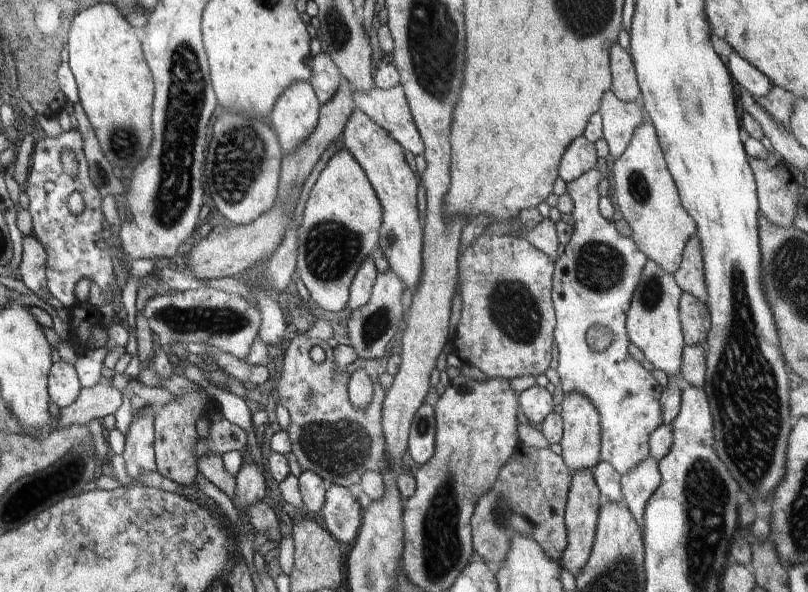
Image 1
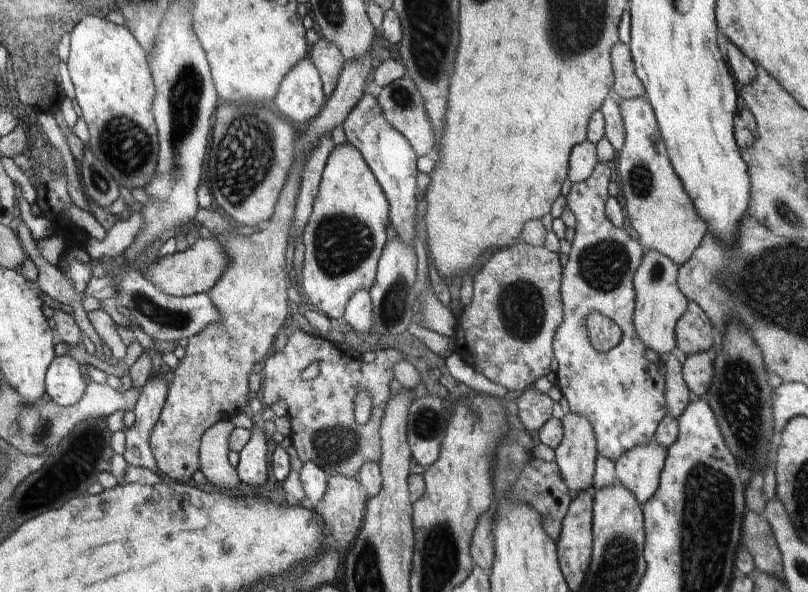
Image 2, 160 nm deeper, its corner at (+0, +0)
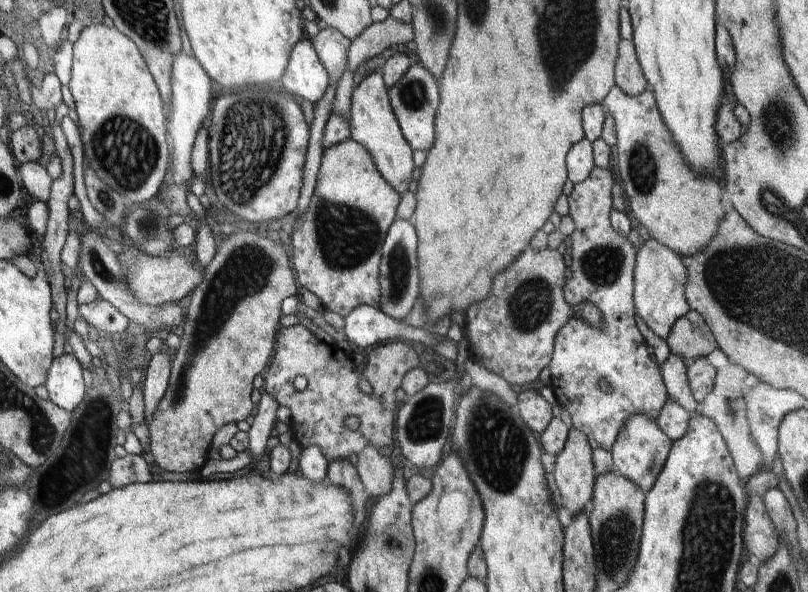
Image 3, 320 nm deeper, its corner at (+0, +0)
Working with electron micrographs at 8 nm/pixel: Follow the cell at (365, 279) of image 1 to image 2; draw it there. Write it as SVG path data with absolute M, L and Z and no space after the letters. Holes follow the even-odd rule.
M358 290L350 296L345 307L344 320L352 327L356 334L370 334L372 328L373 305L368 290Z

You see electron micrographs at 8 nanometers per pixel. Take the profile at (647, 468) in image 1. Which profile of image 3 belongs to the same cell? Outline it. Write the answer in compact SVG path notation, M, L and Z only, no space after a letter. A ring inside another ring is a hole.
M632 414L626 420L626 424L622 426L622 430L618 432L618 438L616 438L616 442L610 451L615 470L624 478L628 478L630 482L634 482L646 494L652 489L660 472L662 472L672 444L674 441L670 440L658 428L655 420L650 420L644 414Z

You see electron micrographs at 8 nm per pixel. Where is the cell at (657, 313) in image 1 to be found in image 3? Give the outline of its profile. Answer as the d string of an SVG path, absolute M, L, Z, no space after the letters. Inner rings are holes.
M649 239L636 254L633 280L633 302L637 316L655 335L666 341L674 324L691 310L684 292L688 272L682 258L660 242Z

